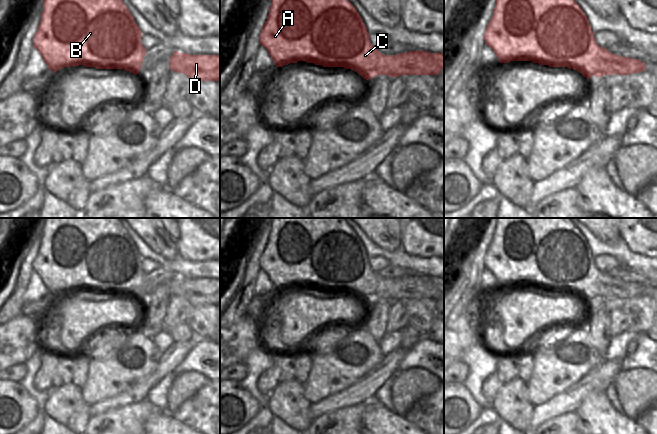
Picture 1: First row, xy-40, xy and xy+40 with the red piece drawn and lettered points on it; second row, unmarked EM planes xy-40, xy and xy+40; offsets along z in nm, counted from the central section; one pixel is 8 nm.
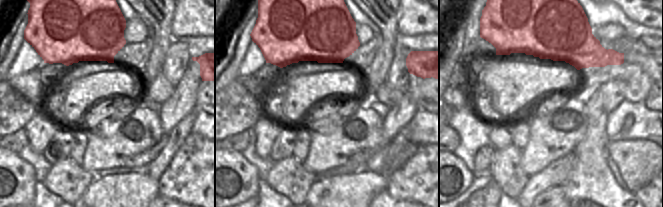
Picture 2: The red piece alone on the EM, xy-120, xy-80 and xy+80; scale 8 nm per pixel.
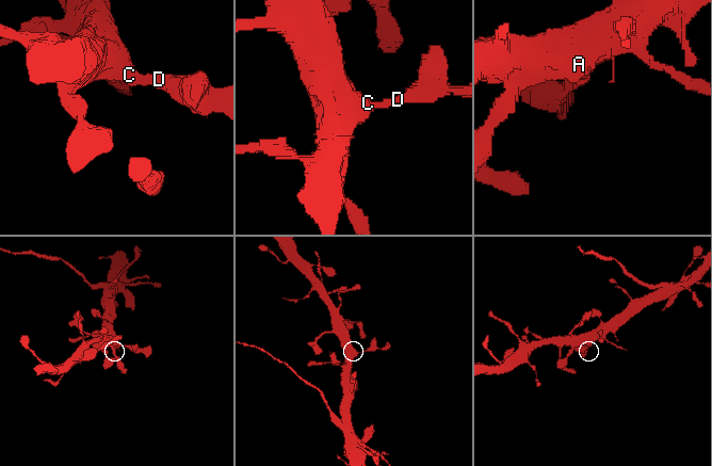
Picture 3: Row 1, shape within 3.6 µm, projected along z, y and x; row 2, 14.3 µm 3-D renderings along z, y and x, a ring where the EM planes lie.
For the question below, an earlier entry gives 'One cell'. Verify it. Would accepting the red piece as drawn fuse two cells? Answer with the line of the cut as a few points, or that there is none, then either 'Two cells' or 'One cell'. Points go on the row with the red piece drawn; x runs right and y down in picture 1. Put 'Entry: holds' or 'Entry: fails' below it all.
Split along xy+40 (614, 54), (606, 57), (601, 62), (599, 66), (600, 73). Two cells.
Entry: fails

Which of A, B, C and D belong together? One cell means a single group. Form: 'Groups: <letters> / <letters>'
Groups: A B C / D.

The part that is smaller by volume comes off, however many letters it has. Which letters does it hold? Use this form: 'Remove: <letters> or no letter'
Remove: D

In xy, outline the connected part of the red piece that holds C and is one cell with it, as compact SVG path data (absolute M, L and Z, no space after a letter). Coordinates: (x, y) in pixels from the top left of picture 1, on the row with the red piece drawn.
M271 0L269 14L267 20L261 30L259 36L260 44L269 52L269 56L274 61L276 67L282 67L290 63L297 63L298 61L306 61L307 63L314 63L315 65L322 65L323 67L344 67L351 69L361 75L364 79L369 80L375 77L375 66L382 57L387 57L380 53L370 42L367 28L355 9L355 7L348 0Z

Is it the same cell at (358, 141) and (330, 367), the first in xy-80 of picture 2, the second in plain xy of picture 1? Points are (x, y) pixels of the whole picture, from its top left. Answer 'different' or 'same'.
same

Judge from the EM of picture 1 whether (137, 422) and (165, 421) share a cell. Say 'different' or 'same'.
different

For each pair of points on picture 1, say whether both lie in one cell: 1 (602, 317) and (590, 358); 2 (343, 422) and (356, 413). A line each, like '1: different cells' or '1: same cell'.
1: different cells
2: same cell

